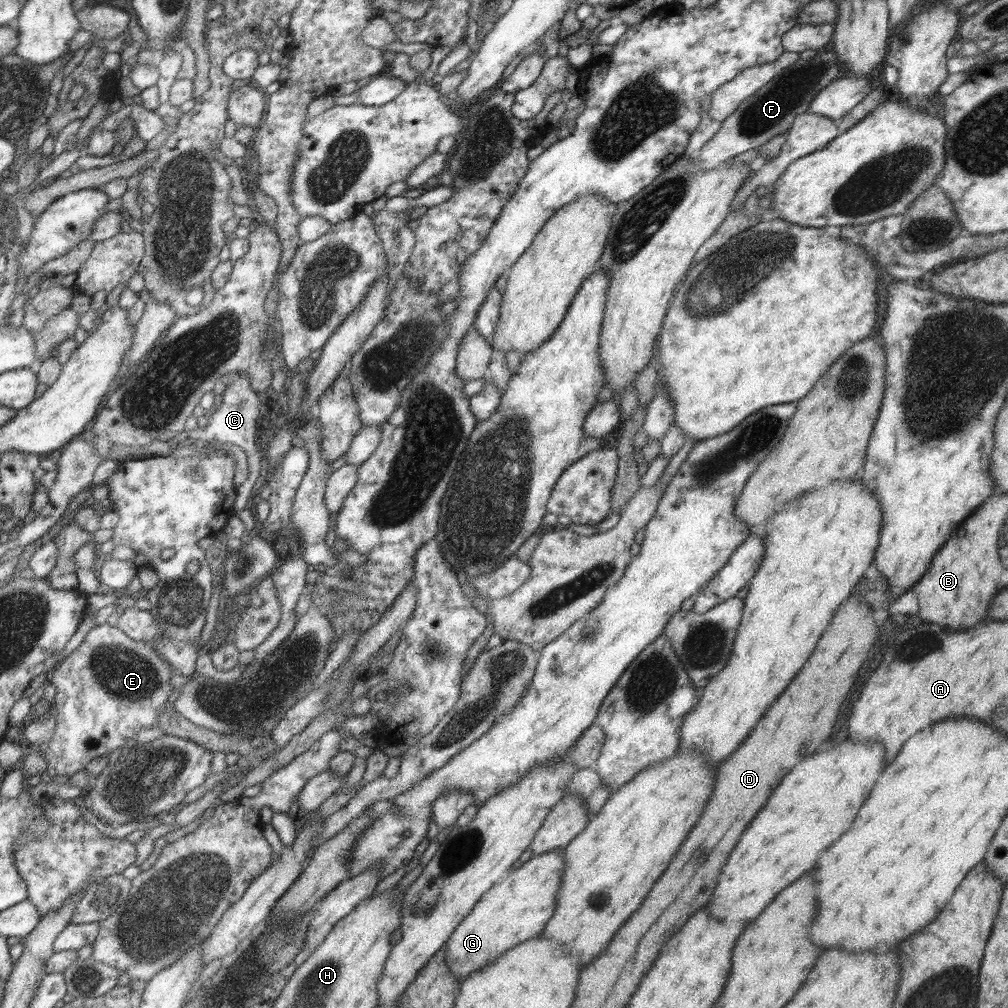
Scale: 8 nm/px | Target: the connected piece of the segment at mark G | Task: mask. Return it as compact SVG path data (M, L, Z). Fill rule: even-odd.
M563 848L533 854L519 868L510 870L501 882L493 884L490 890L479 897L445 943L445 964L453 976L462 980L467 974L496 960L503 952L541 932L555 909L559 881L565 865L563 855Z

